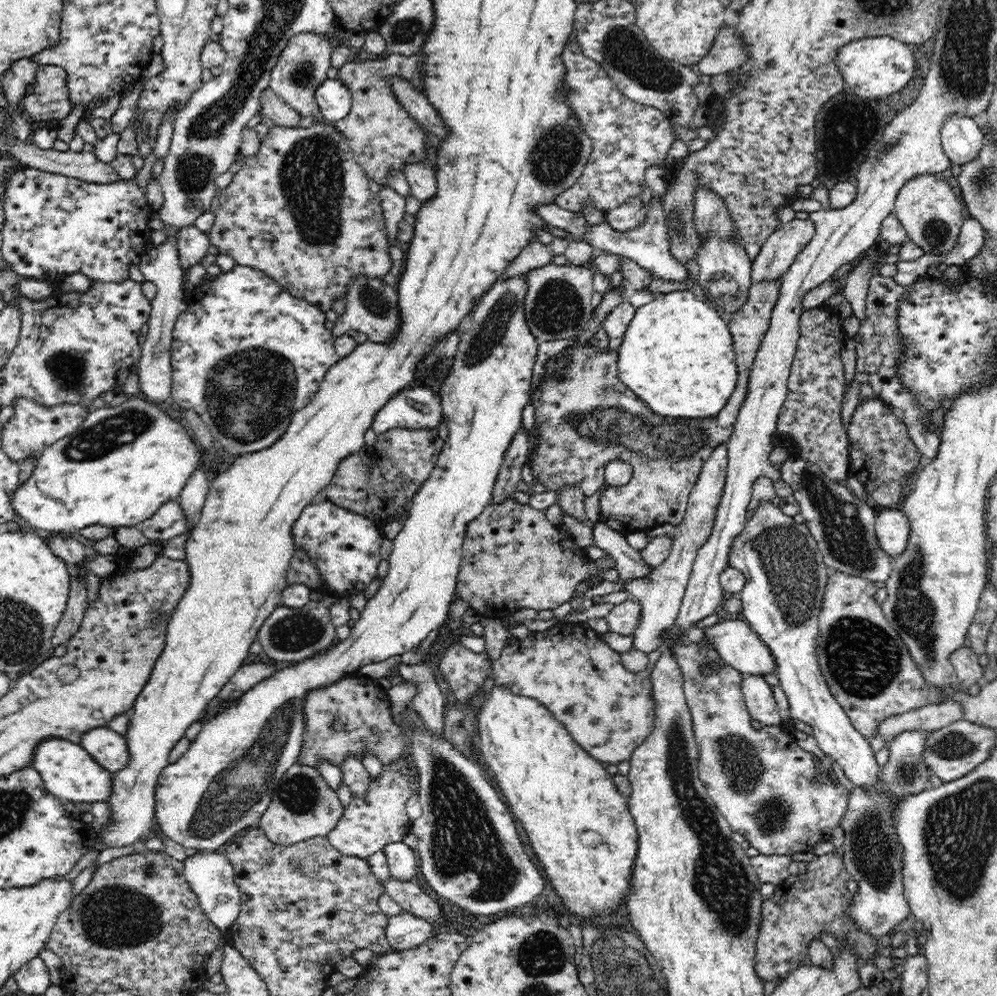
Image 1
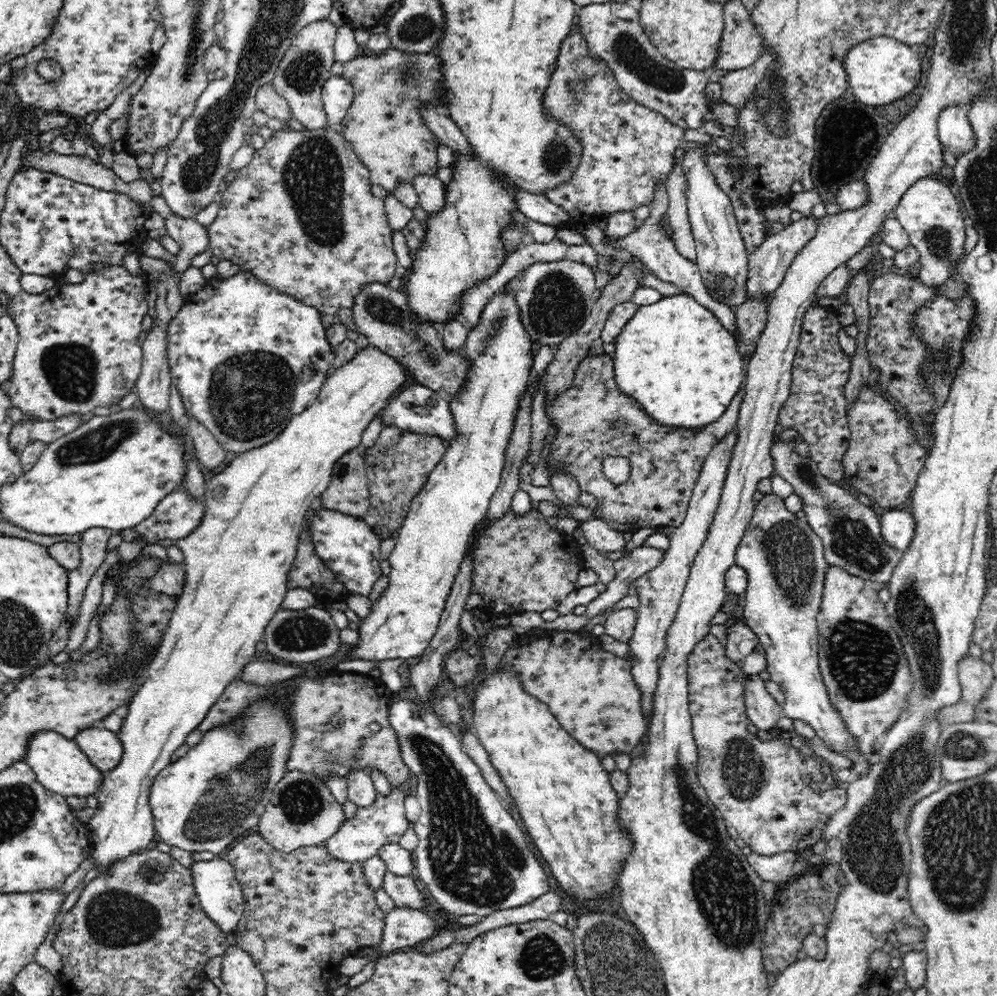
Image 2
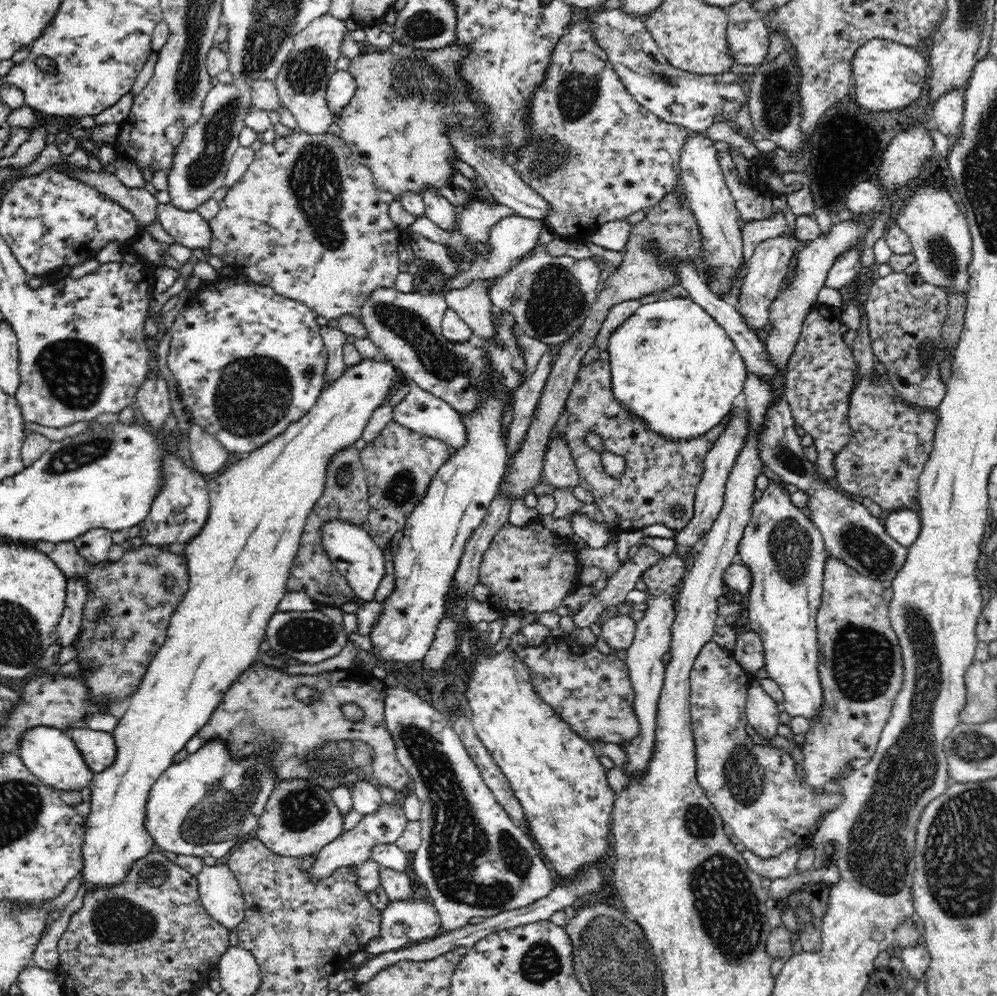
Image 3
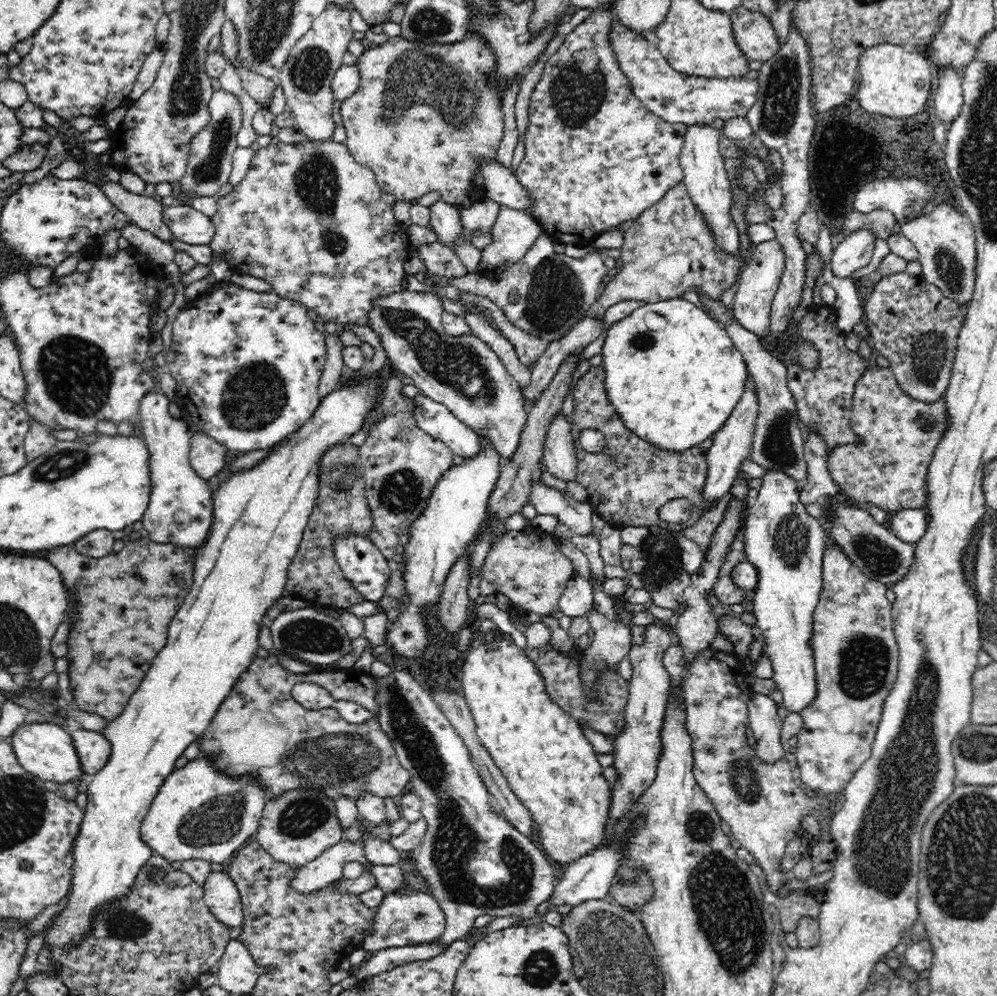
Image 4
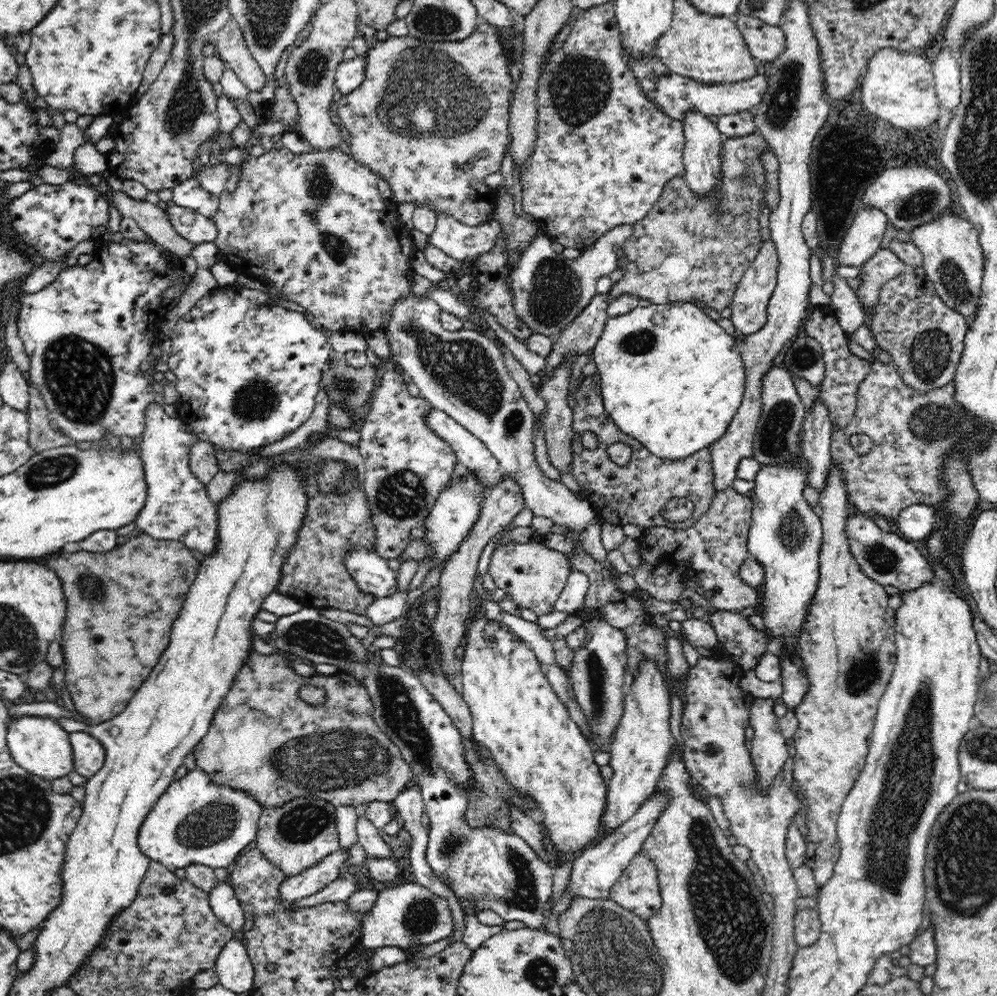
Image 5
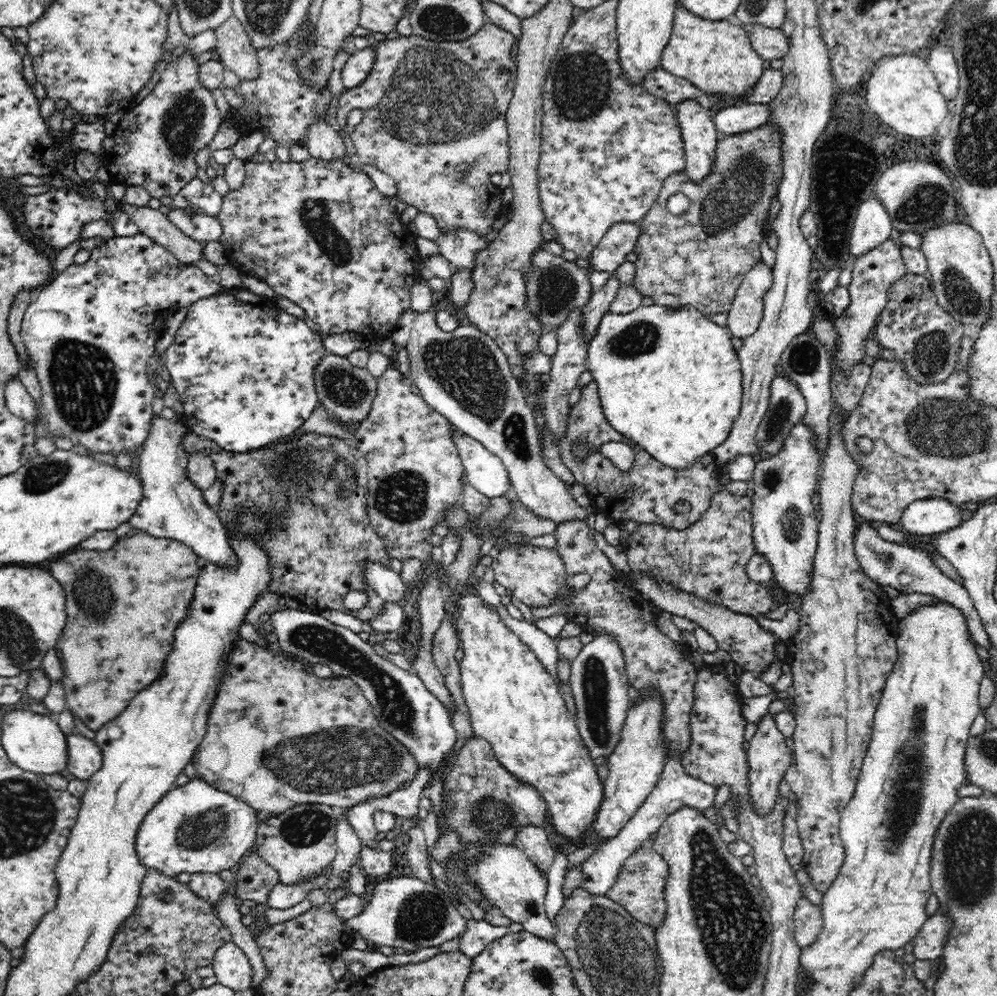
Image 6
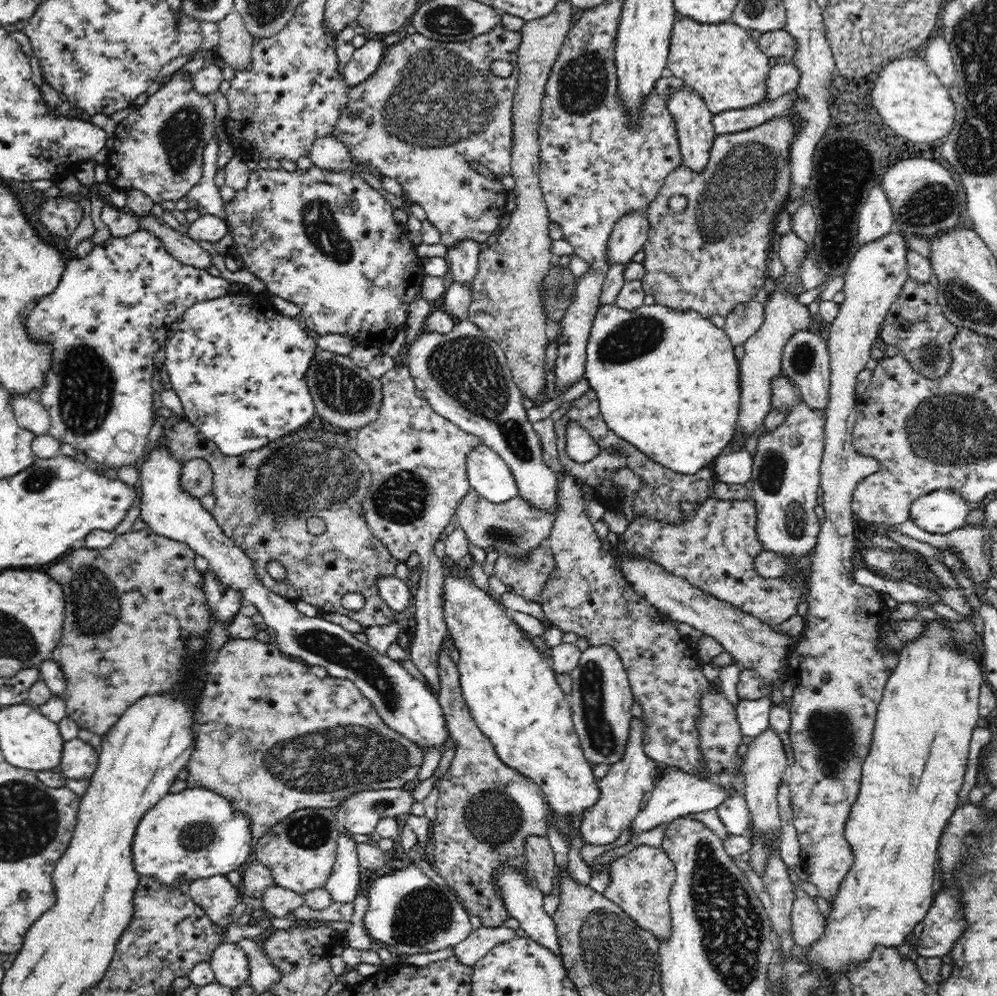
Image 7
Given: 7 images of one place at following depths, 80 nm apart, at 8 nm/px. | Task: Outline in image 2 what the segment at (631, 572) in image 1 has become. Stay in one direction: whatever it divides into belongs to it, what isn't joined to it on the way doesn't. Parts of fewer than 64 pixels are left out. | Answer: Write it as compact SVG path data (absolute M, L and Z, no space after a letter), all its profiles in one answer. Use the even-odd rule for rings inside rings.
M604 519L578 520L578 526L580 534L586 539L586 545L595 550L614 552L626 546L623 533L610 528Z

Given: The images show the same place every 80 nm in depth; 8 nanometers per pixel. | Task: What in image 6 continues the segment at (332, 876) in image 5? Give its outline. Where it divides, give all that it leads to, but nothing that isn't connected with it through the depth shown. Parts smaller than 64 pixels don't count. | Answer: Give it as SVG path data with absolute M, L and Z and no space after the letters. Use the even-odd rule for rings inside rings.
M326 869L317 877L297 885L286 885L279 882L270 890L268 900L266 900L266 906L270 909L274 908L278 910L292 908L295 904L306 899L308 892L312 888L323 888L324 884L326 884L326 876L328 874L330 874L330 869Z

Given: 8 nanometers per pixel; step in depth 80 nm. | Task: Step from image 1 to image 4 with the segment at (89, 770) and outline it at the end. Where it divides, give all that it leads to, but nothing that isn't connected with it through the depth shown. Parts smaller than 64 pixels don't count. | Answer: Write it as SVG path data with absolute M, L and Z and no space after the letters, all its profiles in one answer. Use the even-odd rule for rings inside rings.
M46 721L22 722L10 734L10 744L20 765L51 786L66 782L75 783L80 776L85 776L80 767L80 759L74 748L72 736L60 725Z

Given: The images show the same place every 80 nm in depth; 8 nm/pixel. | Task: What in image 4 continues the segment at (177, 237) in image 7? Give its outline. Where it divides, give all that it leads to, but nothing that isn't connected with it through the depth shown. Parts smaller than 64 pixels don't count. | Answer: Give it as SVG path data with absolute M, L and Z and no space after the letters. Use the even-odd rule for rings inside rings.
M107 182L101 187L110 202L128 215L130 221L136 223L164 243L172 244L177 238L163 219L163 205L148 196L134 194L122 188L120 183Z

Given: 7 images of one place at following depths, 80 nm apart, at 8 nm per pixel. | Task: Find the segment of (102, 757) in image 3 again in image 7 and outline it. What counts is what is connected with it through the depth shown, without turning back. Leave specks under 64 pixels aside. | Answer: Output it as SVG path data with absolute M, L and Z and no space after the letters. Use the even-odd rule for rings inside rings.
M76 737L63 744L58 768L65 780L85 782L94 774L98 760L94 748Z

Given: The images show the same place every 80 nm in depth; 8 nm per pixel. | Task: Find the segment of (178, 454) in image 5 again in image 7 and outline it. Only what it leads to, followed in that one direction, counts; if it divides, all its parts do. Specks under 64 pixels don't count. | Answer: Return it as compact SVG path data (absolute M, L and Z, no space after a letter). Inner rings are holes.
M160 443L154 448L154 452L147 459L144 459L139 472L139 483L137 484L139 489L137 501L139 514L137 515L144 520L147 527L160 536L187 544L200 556L204 556L209 562L209 570L216 575L217 582L223 588L240 593L244 603L252 604L256 608L257 618L264 621L266 626L275 632L276 637L272 642L284 654L302 658L303 662L307 662L309 666L324 666L330 677L351 680L362 691L362 694L365 694L372 701L374 708L388 727L399 732L402 736L408 738L408 740L413 740L422 750L426 751L428 746L441 747L450 738L450 735L448 735L444 713L438 702L437 695L430 693L424 684L418 681L398 661L380 654L368 643L364 643L364 641L360 641L352 636L351 632L346 631L338 624L324 619L323 615L310 618L302 614L302 612L296 609L293 601L264 587L264 584L255 574L253 560L248 558L248 555L242 548L237 547L234 541L224 534L211 511L206 511L202 507L200 499L180 491L180 470L182 470L182 466L183 464L178 463L166 448L161 448Z

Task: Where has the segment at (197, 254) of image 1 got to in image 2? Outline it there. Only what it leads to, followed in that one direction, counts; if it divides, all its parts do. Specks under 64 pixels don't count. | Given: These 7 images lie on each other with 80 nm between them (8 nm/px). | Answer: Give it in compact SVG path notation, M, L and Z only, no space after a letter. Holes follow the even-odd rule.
M153 196L149 202L151 211L157 212L163 219L167 235L180 245L180 252L176 256L176 263L172 271L182 274L190 267L190 260L197 254L209 248L209 234L194 216L182 218L174 214L164 197Z

